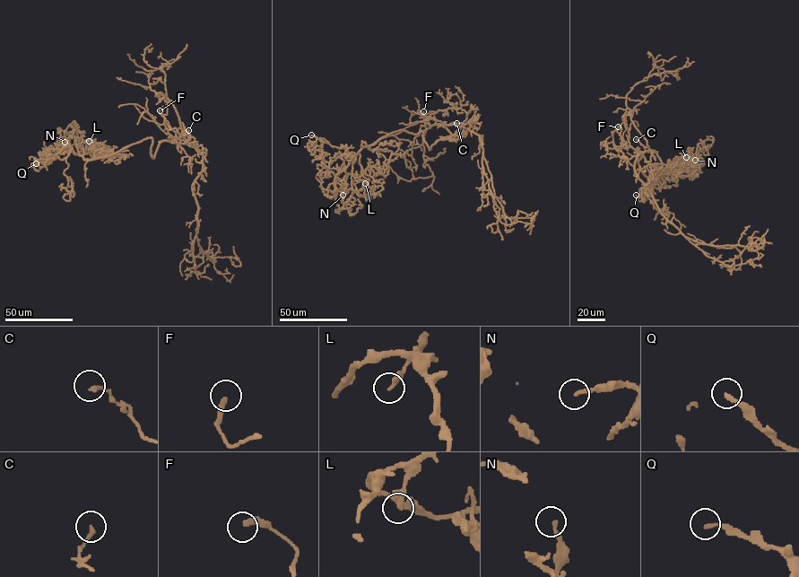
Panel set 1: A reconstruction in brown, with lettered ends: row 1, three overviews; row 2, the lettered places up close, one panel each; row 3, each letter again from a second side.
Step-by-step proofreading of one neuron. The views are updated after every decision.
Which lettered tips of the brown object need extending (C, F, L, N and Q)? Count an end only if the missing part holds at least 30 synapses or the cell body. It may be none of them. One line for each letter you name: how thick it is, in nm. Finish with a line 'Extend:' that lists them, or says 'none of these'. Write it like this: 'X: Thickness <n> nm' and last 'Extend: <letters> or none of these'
Extend: none of these

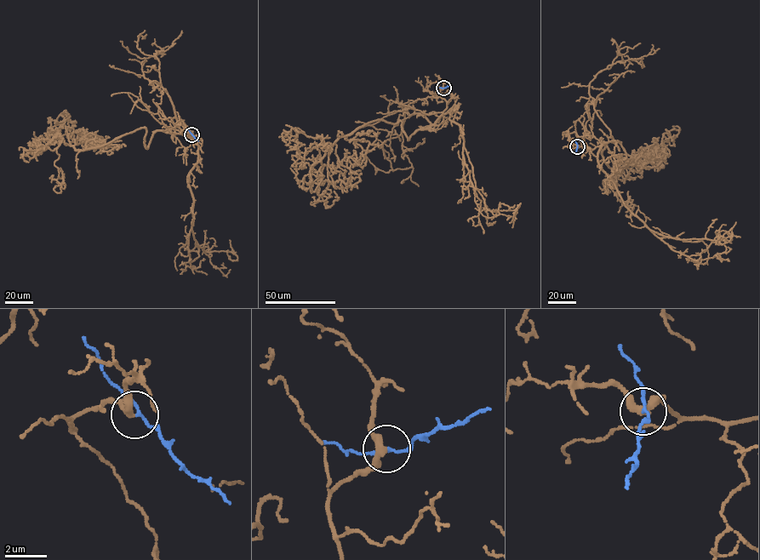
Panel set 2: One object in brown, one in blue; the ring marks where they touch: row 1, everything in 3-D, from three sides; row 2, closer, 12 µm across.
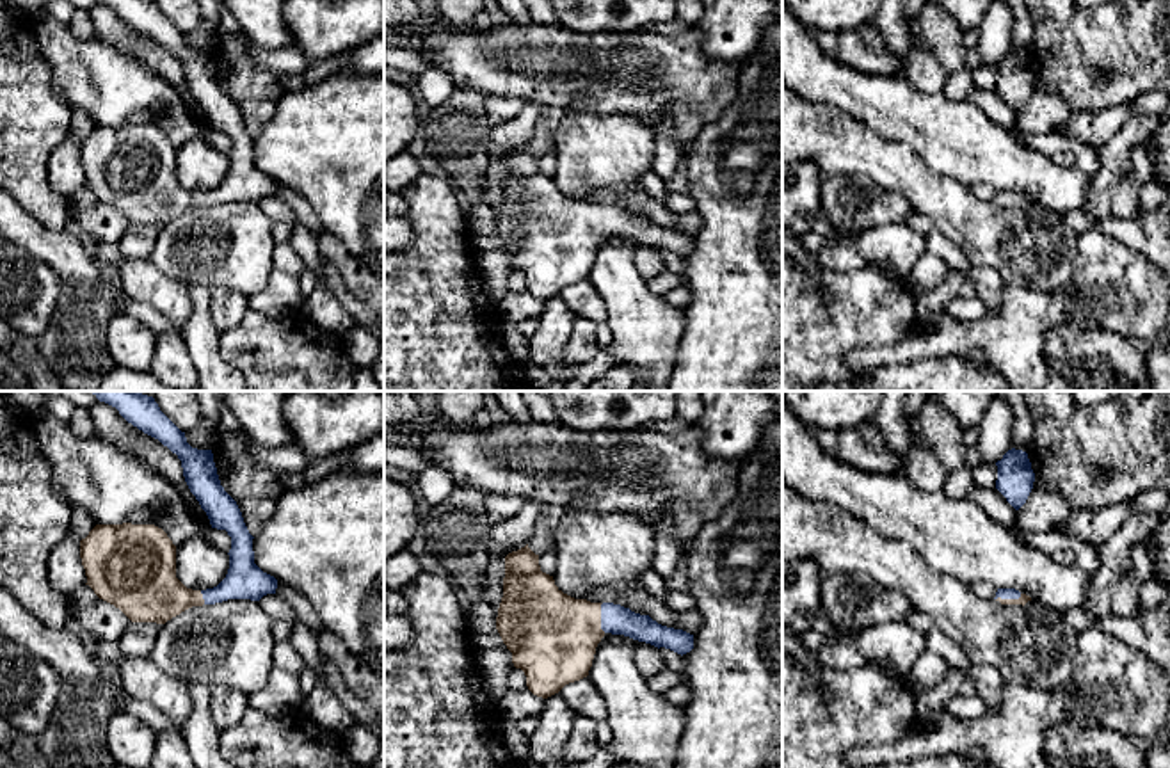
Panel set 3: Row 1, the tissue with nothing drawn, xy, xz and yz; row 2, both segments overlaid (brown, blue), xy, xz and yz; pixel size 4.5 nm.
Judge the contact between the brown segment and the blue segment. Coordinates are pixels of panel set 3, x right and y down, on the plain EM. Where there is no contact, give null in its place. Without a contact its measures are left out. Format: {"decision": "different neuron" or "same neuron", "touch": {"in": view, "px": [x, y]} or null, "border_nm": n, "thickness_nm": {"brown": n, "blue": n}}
{"decision": "same neuron", "touch": {"in": "xz", "px": [600, 221]}, "border_nm": 130, "thickness_nm": {"brown": 400, "blue": 140}}

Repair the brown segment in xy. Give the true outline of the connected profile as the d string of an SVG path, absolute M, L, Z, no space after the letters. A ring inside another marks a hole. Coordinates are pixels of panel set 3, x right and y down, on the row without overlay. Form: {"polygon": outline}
{"polygon": "M98 0L178 57L190 94L212 130L231 139L229 171L213 190L192 192L176 180L176 148L155 126L96 126L80 142L80 160L94 196L132 224L165 226L192 208L228 201L260 203L276 196L277 181L254 165L252 137L236 103L220 87L212 52L197 52L155 0Z"}

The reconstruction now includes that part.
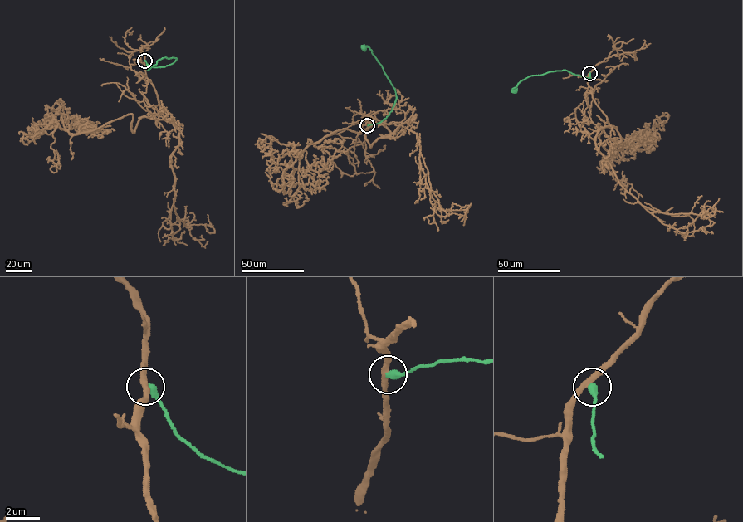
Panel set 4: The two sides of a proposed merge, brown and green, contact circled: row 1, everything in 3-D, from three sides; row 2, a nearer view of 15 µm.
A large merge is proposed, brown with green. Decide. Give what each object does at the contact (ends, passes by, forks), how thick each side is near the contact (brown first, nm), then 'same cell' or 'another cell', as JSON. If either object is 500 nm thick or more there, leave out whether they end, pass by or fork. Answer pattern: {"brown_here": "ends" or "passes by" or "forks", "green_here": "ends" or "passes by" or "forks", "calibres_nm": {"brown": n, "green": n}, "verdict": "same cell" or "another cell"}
{"brown_here": "passes by", "green_here": "ends", "calibres_nm": {"brown": 360, "green": 440}, "verdict": "another cell"}

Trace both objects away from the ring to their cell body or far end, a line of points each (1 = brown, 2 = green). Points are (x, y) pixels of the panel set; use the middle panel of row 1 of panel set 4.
1: (367, 125), (385, 126), (386, 136), (412, 115), (408, 128), (439, 207), (471, 204), (461, 221)
2: (367, 125), (380, 122), (388, 114), (396, 95), (372, 51), (369, 47), (364, 47)

